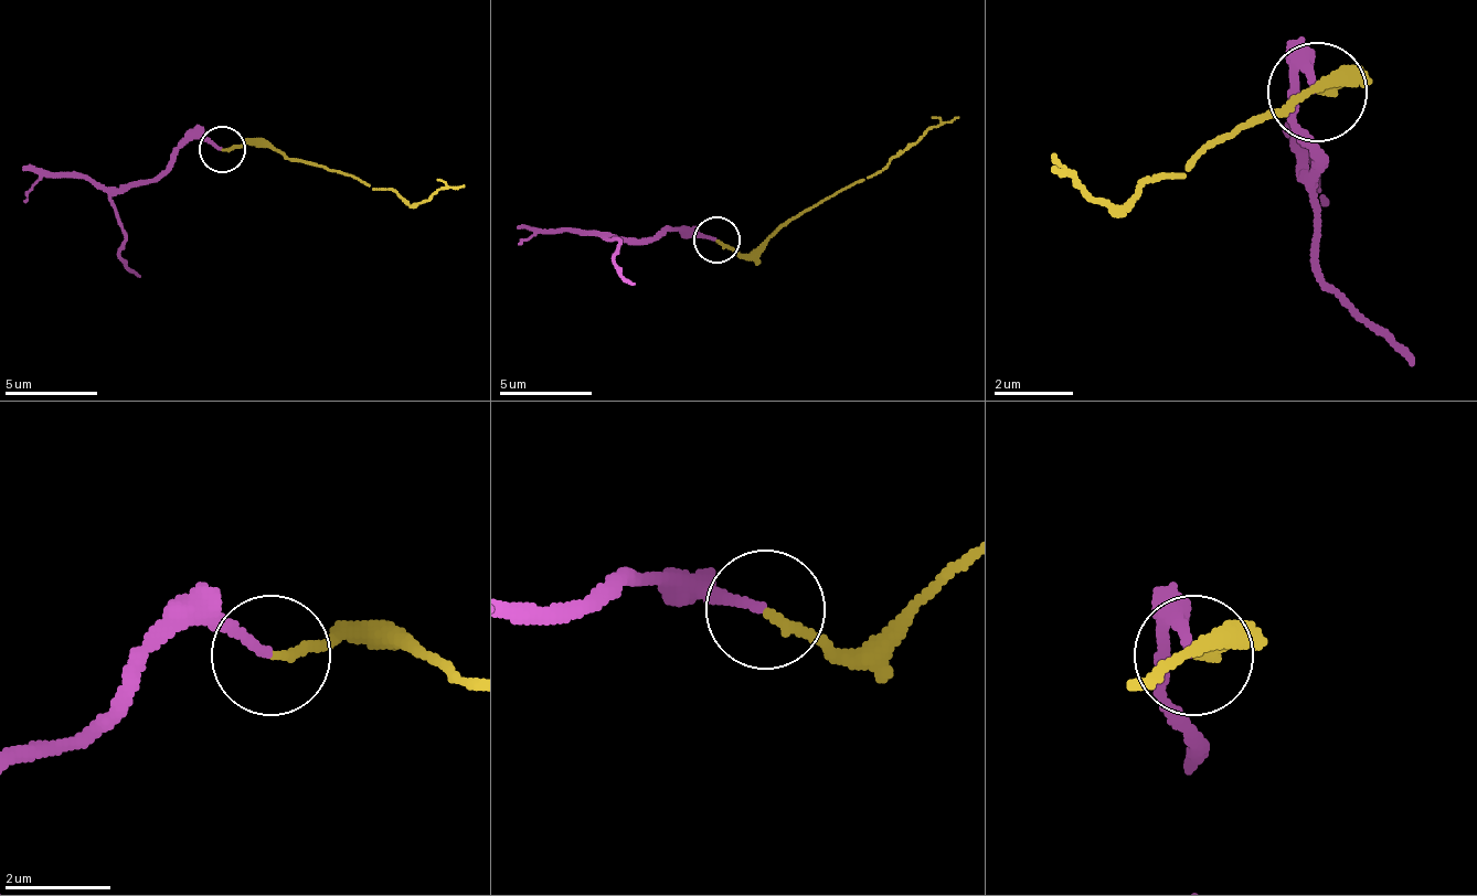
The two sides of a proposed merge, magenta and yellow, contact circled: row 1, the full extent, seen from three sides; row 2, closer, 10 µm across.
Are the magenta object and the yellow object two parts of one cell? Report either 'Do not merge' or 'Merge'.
Merge

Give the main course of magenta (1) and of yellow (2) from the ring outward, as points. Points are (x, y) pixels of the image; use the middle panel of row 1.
1: (718, 238), (667, 230), (657, 238), (620, 238), (537, 230), (519, 243)
2: (718, 238), (758, 253), (792, 220), (906, 150), (930, 128), (957, 118)

